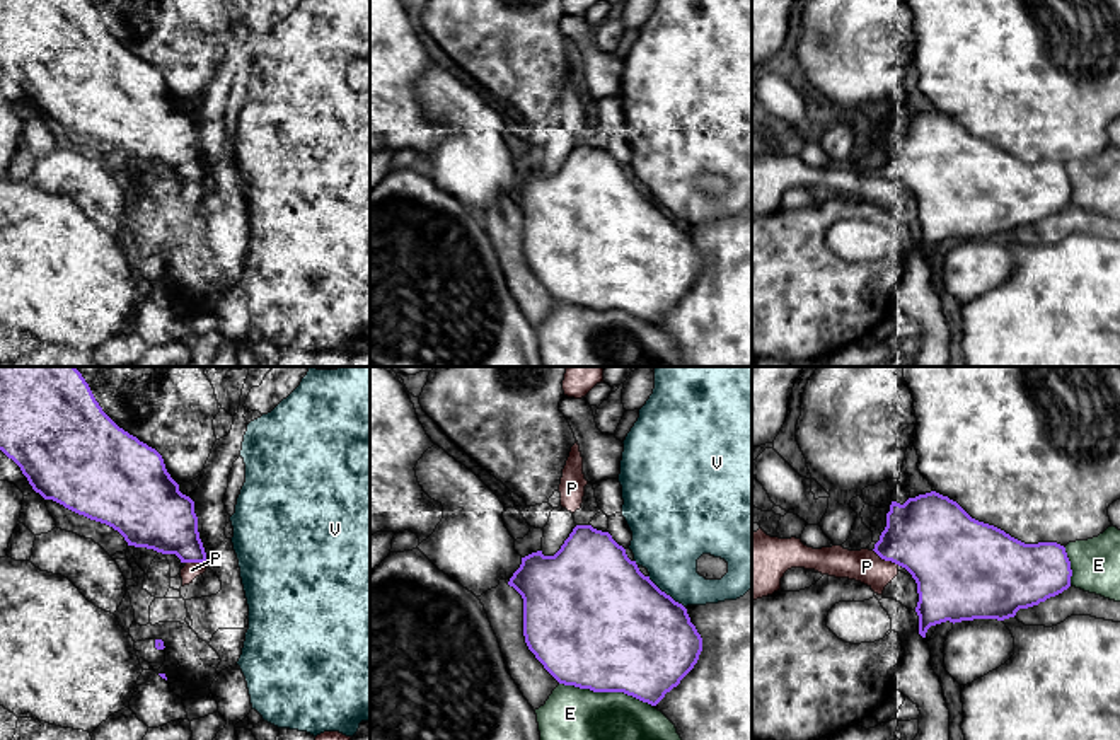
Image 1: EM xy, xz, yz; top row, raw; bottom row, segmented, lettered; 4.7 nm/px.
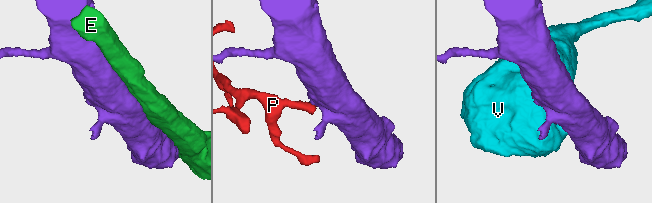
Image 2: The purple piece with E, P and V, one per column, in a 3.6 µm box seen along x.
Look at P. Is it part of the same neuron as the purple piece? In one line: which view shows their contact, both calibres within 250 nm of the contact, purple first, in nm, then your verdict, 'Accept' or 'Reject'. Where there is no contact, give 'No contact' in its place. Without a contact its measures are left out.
Touches purple in yz. Thickness 400 nm (purple) against 160 nm. Reject

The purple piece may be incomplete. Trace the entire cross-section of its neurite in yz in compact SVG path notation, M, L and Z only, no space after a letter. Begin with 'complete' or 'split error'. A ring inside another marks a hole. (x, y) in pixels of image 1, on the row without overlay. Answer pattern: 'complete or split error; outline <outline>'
complete; outline M936 109L909 116L904 123L892 119L886 145L873 167L881 177L905 186L917 201L919 252L926 256L931 244L973 237L1004 239L1019 227L1028 227L1071 205L1071 179L1057 160L1025 162L1004 148L972 136L956 119Z

